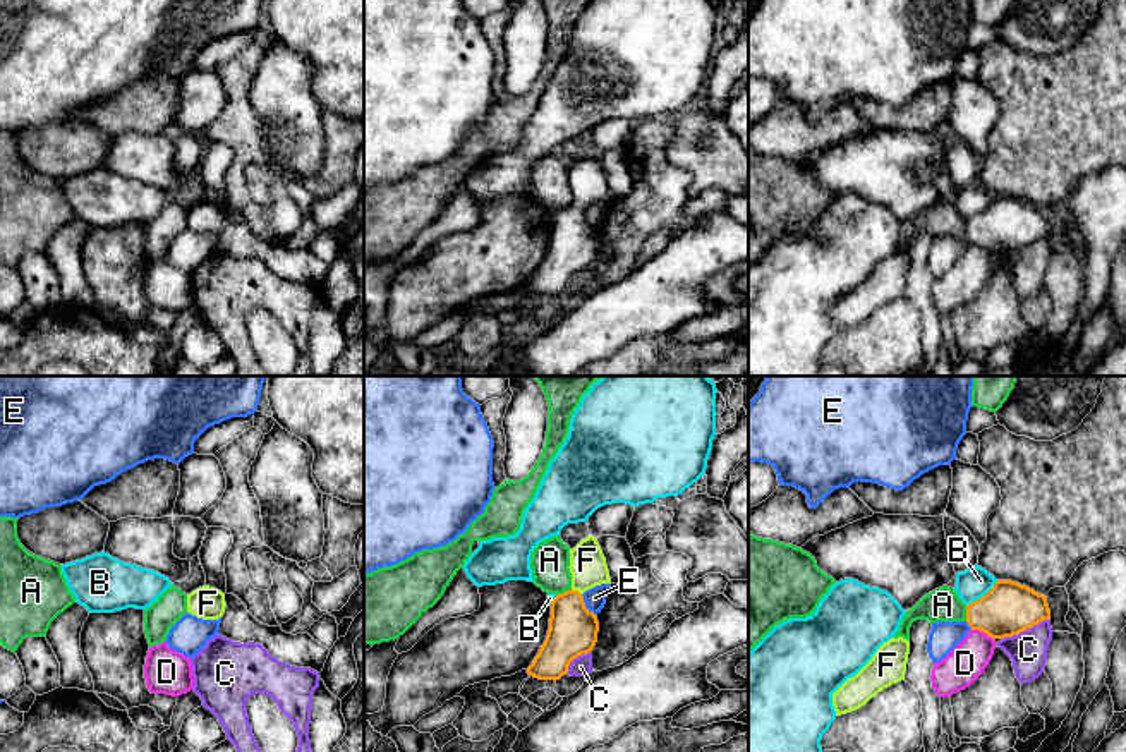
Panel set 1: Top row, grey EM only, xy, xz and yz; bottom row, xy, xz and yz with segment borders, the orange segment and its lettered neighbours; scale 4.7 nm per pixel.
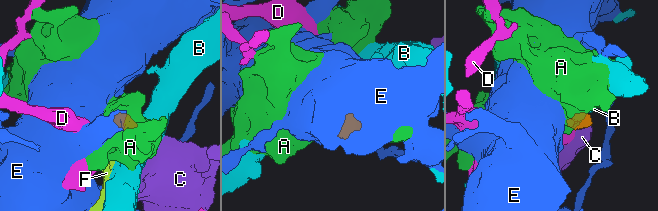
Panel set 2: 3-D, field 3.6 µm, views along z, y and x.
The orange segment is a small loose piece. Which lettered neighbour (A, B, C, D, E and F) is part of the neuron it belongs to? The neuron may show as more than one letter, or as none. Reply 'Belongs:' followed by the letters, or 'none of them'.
Belongs: F

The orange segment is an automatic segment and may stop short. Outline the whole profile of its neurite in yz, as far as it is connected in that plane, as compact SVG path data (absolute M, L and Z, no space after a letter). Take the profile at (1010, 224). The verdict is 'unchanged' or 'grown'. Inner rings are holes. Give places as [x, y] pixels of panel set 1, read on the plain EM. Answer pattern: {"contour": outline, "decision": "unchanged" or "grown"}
{"contour": "M997 196L980 215L966 220L966 239L992 254L1018 251L1050 235L1047 213L1013 196Z", "decision": "unchanged"}

